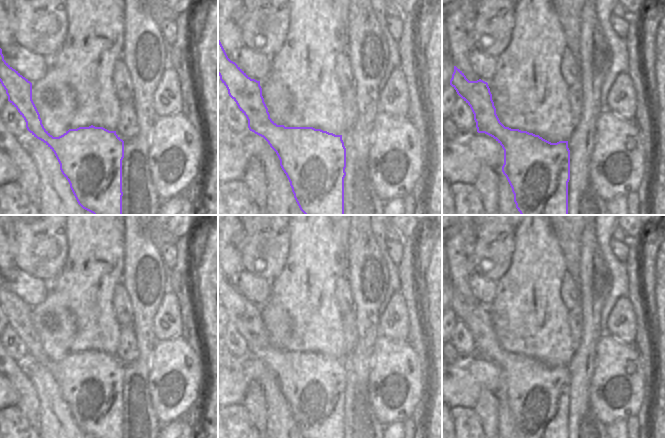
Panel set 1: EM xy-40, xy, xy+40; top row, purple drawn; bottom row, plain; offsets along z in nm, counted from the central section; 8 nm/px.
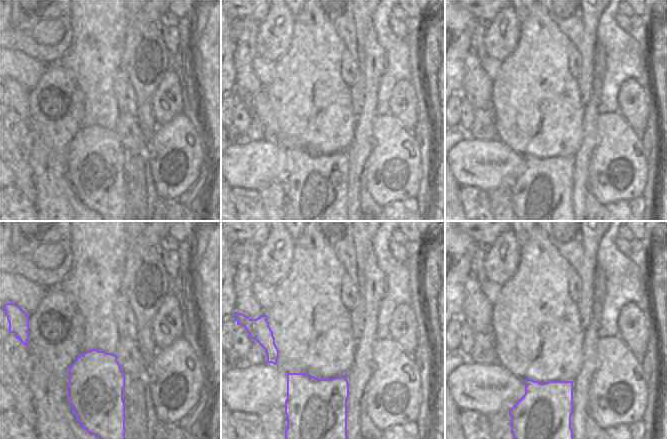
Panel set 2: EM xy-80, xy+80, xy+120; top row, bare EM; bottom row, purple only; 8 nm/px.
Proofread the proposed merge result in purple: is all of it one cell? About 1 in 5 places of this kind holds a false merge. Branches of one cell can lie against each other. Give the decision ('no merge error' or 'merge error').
no merge error

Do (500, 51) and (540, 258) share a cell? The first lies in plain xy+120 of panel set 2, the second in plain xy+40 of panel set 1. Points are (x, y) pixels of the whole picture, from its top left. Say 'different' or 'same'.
different

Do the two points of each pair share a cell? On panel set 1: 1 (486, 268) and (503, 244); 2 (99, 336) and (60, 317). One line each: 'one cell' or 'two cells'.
1: one cell
2: two cells

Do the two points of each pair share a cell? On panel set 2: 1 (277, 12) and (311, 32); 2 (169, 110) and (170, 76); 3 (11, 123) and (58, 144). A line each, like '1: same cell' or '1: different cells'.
1: different cells
2: same cell
3: different cells

